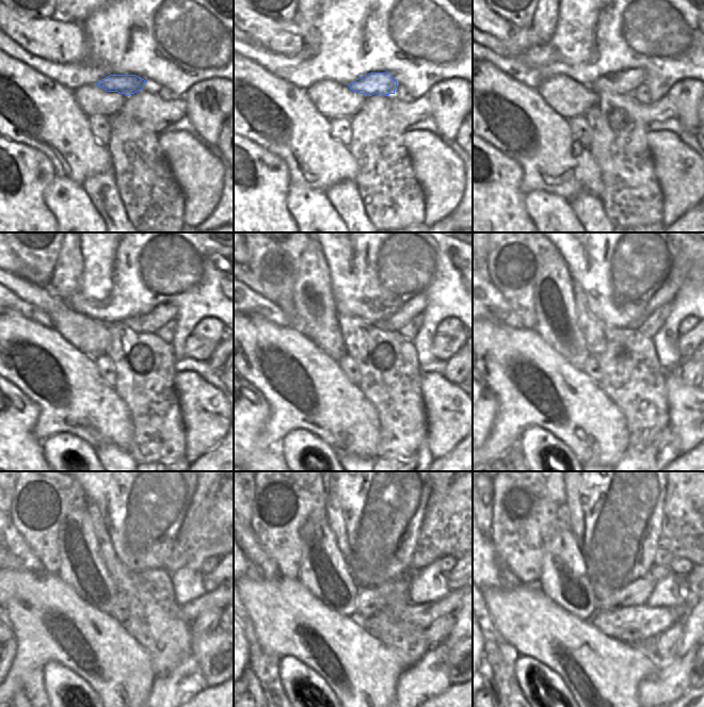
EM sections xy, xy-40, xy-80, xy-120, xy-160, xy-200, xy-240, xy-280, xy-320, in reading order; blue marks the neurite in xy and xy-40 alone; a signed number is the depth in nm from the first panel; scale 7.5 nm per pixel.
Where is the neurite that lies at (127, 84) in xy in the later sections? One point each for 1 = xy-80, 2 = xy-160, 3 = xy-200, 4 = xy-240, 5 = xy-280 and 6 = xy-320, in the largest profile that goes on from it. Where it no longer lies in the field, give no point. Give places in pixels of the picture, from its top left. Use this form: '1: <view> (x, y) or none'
1: xy-80 (626, 82)
2: xy-160 (412, 310)
3: xy-200 (659, 306)
4: xy-240 (211, 515)
5: xy-280 (450, 528)
6: xy-320 (689, 530)

